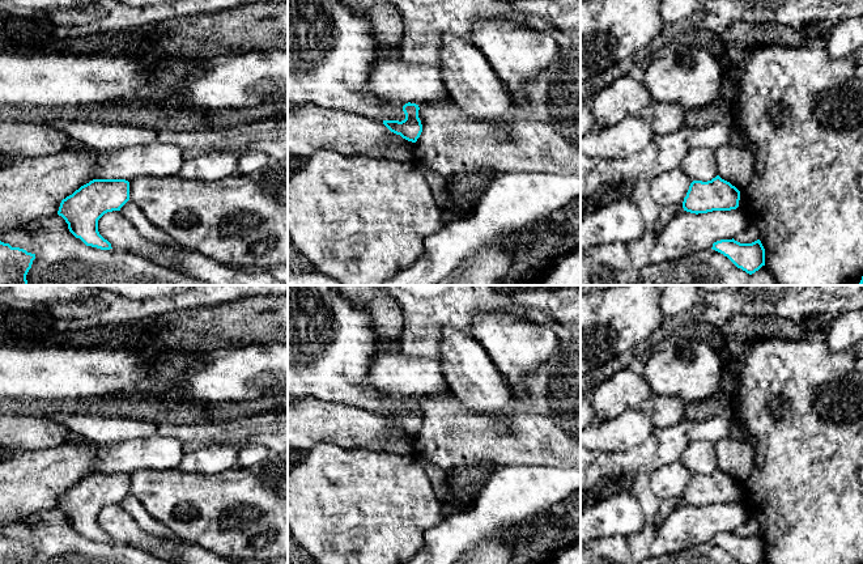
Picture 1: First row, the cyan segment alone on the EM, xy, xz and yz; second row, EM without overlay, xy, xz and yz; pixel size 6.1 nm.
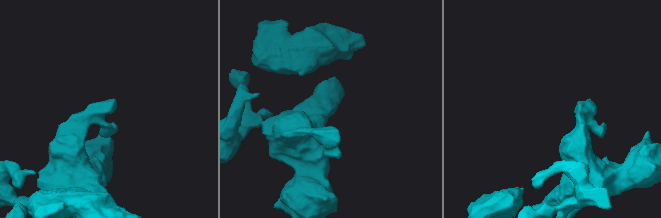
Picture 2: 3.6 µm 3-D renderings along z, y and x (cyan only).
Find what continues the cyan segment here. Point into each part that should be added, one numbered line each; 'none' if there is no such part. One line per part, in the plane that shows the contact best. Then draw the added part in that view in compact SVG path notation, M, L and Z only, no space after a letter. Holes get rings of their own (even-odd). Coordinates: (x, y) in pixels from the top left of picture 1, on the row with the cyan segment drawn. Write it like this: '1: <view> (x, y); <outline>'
1: xy (241, 220); M288 160L271 161L246 174L204 182L179 175L136 177L129 200L179 246L242 268L288 262Z

